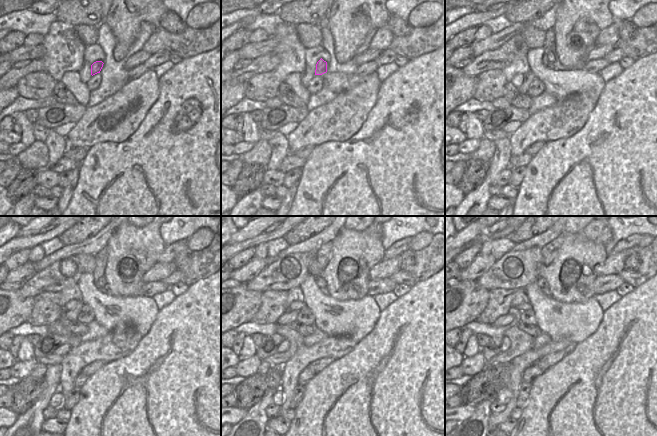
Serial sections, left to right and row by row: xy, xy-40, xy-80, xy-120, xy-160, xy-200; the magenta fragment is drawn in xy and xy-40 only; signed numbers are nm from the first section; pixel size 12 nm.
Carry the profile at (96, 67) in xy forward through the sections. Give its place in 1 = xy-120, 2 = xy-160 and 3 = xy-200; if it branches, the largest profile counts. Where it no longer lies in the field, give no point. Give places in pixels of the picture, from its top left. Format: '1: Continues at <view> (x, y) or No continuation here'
1: Continues at xy-120 (101, 257)
2: Continues at xy-160 (323, 256)
3: Continues at xy-200 (549, 252)

